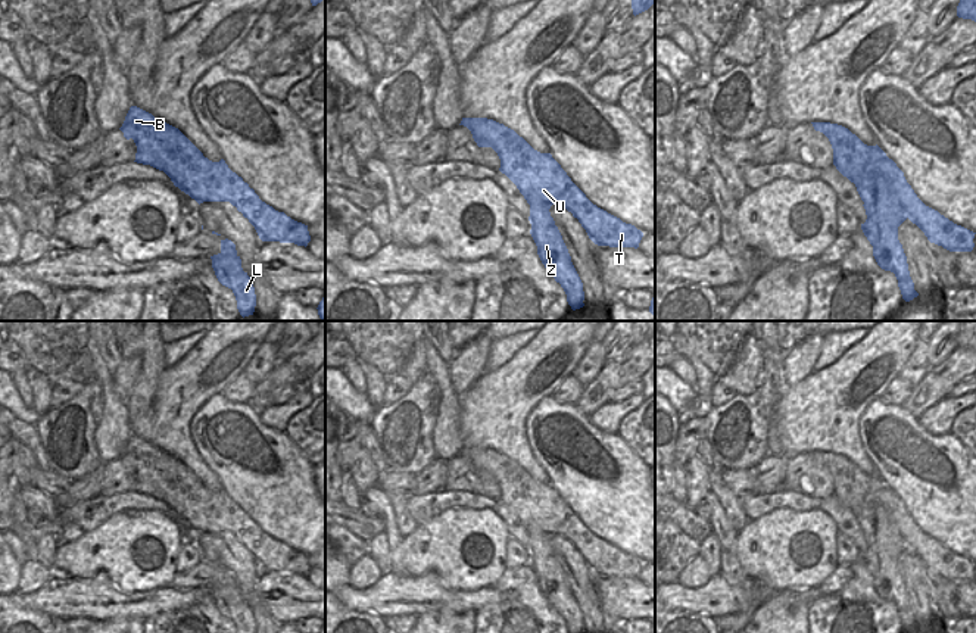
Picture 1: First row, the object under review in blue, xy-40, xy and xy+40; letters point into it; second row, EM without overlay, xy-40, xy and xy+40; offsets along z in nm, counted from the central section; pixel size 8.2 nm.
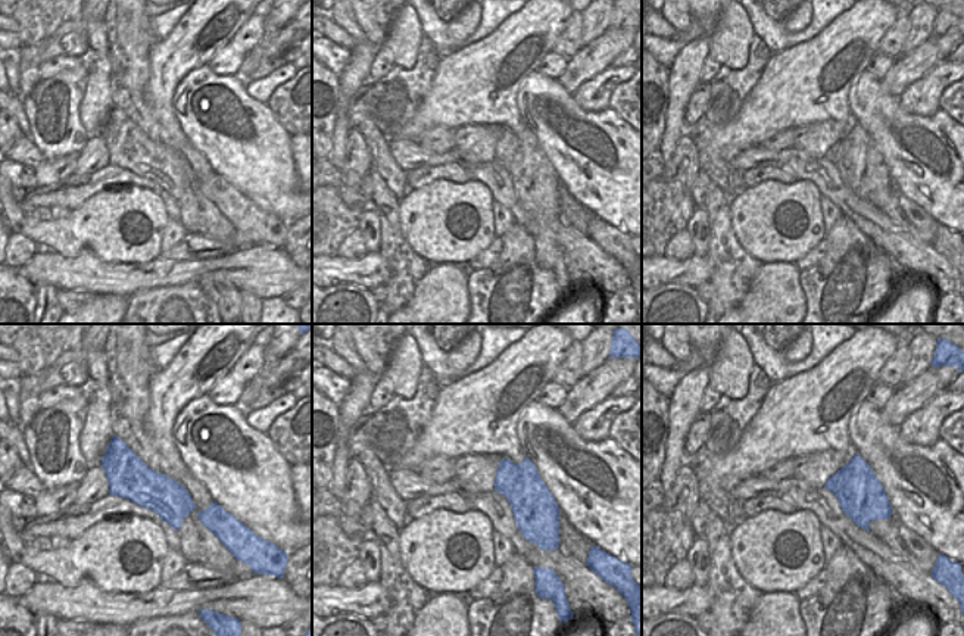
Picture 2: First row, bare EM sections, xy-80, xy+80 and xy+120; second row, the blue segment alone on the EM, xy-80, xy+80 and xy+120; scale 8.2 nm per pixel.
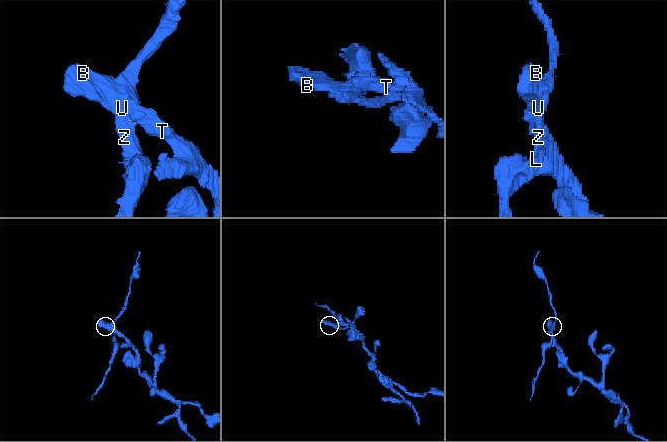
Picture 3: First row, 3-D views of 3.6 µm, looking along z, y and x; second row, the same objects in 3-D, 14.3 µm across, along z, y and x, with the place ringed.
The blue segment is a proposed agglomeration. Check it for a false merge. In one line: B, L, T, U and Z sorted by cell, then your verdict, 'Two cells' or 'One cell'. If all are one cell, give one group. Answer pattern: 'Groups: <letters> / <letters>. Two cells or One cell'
Groups: B T U / L Z. Two cells.

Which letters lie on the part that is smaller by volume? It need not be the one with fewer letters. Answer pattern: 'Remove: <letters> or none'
Remove: L, Z

